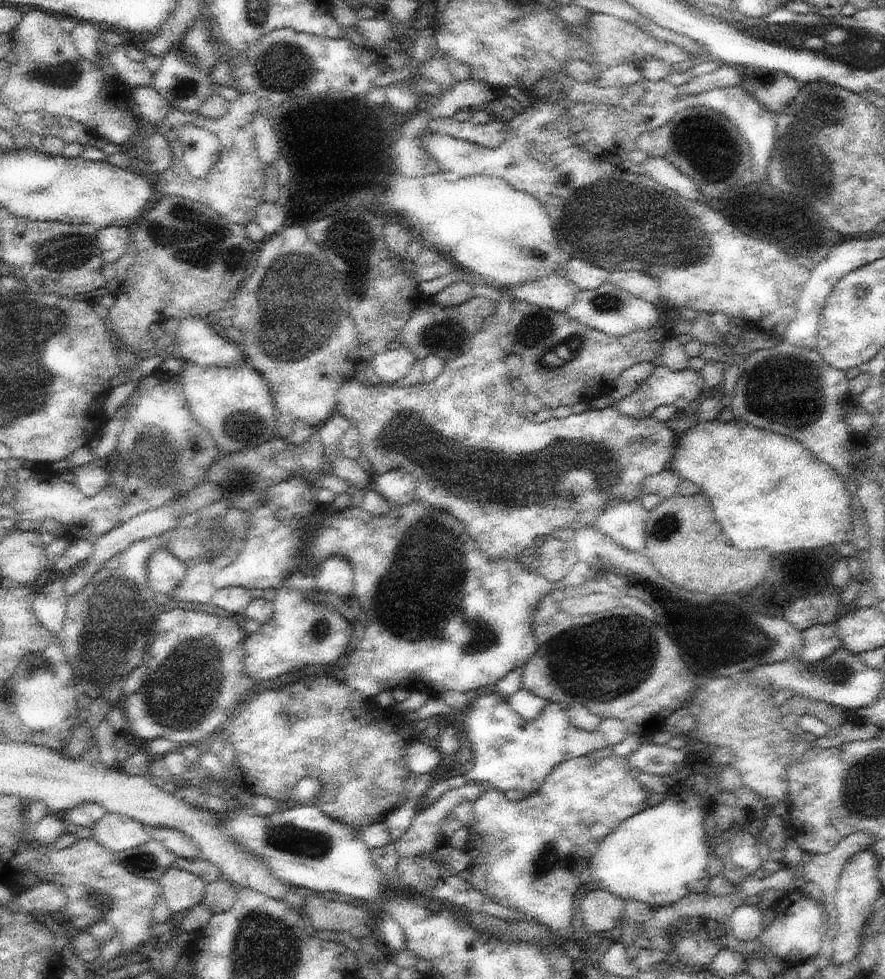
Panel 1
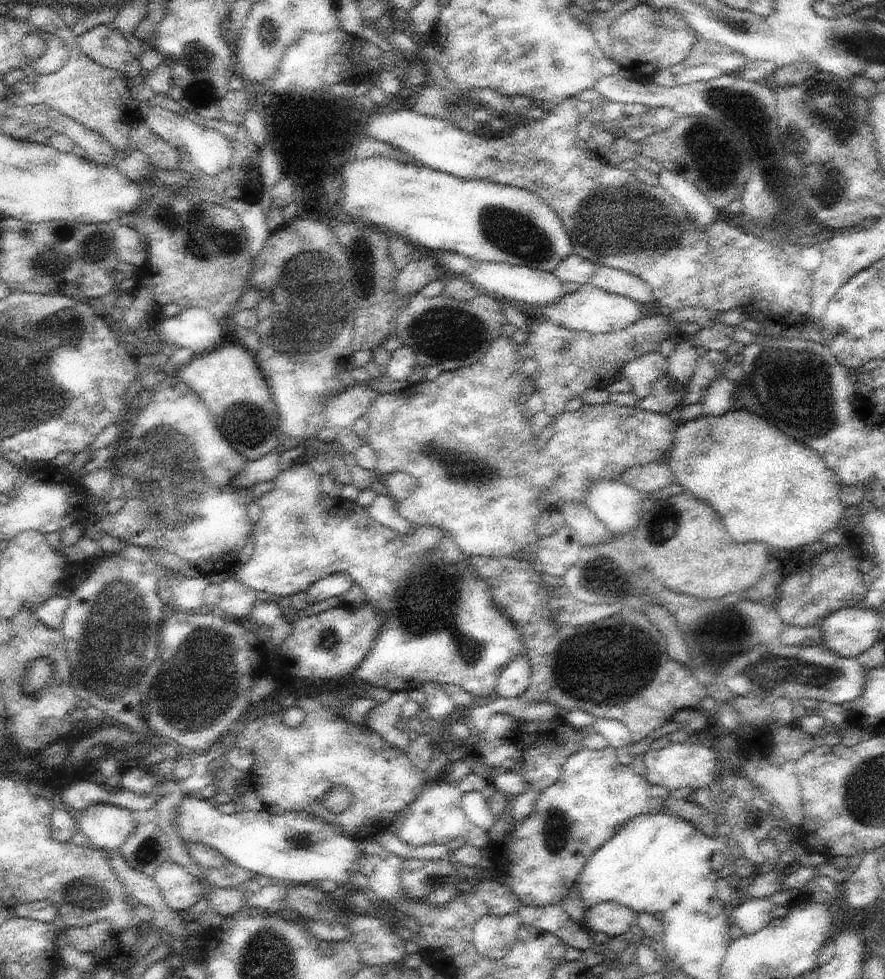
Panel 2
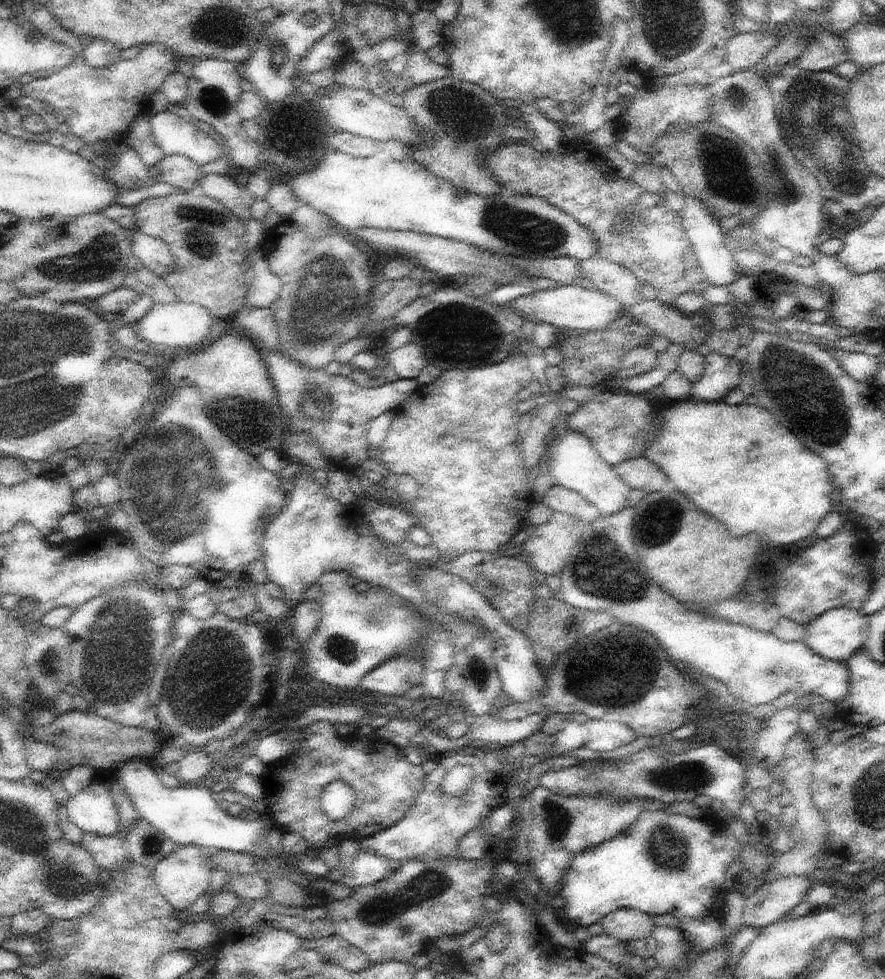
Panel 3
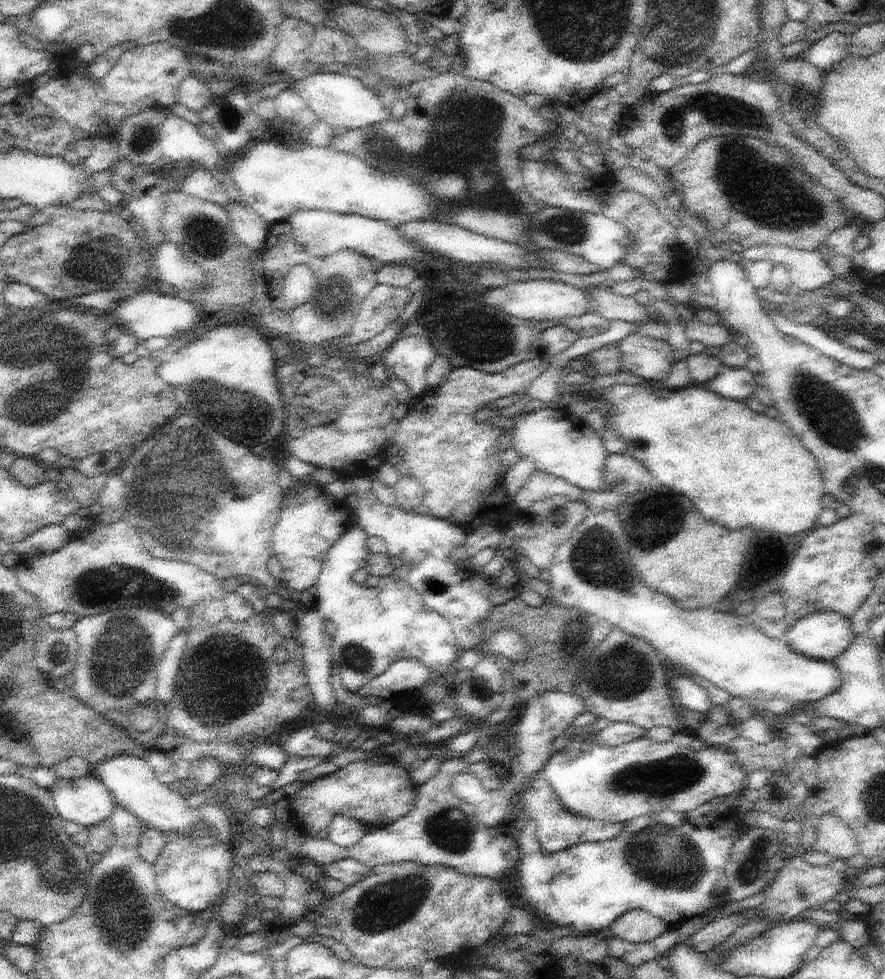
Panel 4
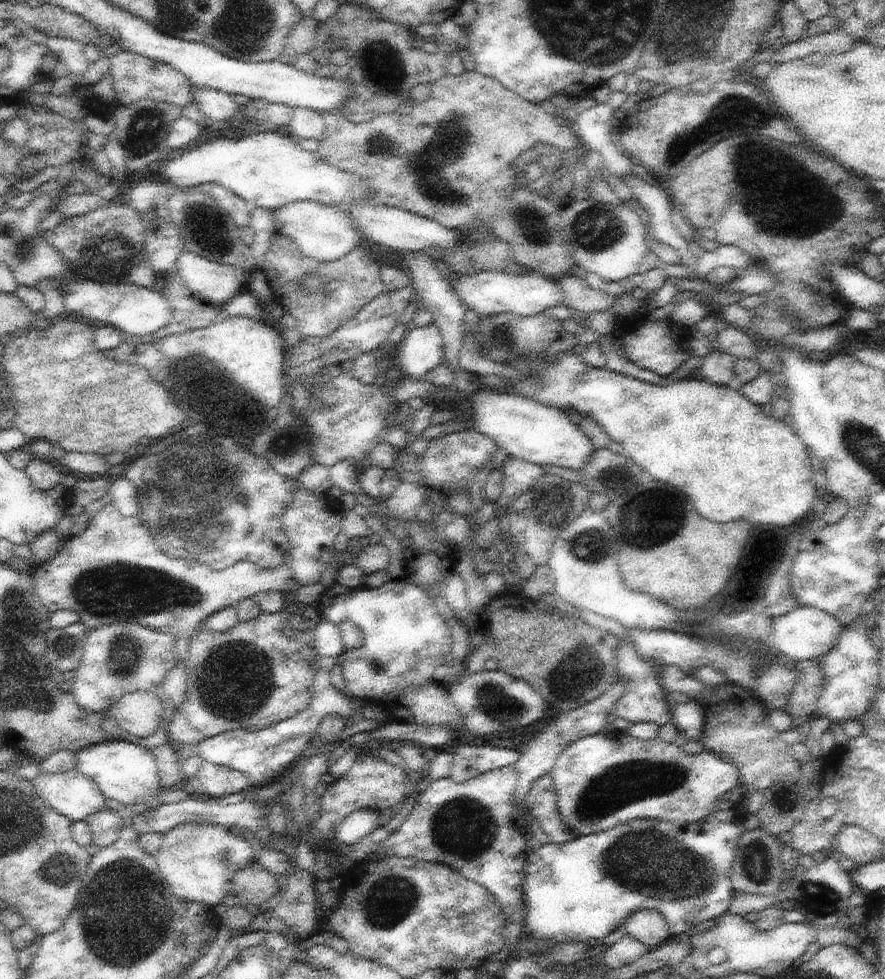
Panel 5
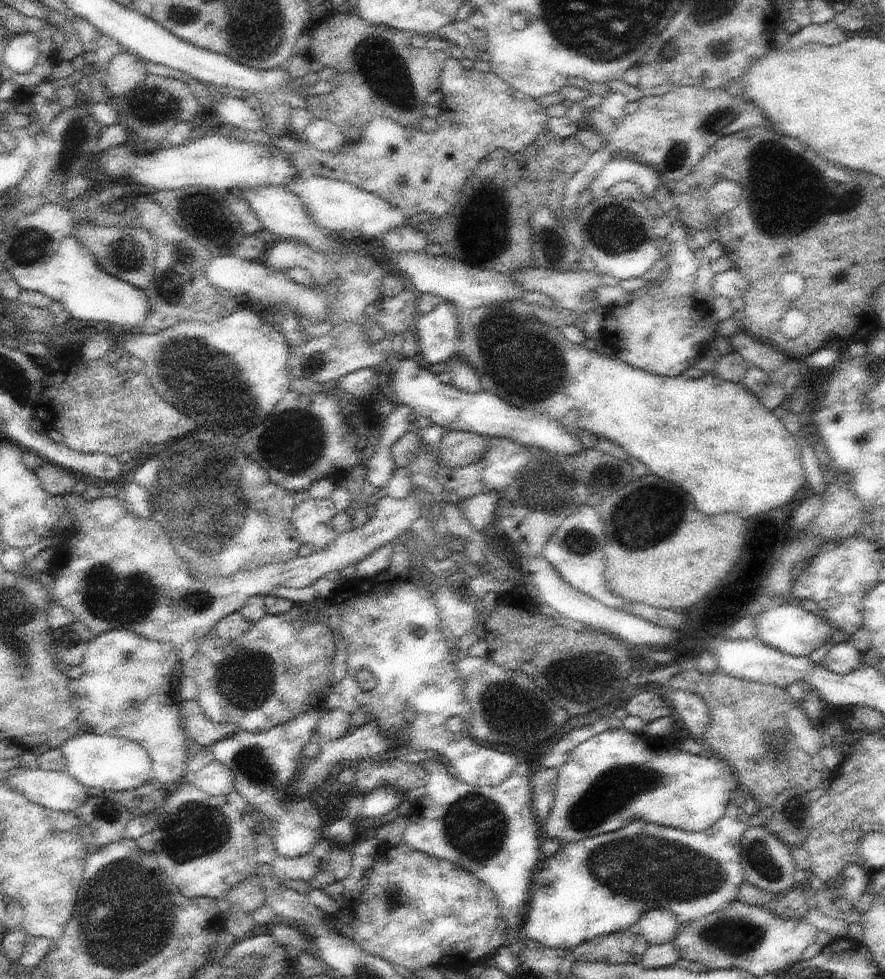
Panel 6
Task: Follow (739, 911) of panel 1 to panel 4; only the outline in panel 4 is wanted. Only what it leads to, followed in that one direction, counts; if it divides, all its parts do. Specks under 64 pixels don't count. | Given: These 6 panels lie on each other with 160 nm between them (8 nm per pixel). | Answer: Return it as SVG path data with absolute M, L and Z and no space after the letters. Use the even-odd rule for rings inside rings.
M792 857L779 872L778 877L768 886L764 903L754 909L766 912L767 919L788 922L798 918L808 908L818 910L830 900L834 900L846 888L846 872L837 872L831 864L811 865L802 857Z

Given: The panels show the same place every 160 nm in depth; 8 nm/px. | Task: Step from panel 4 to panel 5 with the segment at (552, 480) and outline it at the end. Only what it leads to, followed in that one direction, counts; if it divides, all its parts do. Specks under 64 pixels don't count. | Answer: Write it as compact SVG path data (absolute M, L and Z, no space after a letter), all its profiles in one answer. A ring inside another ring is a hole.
M508 456L501 465L503 471L502 505L512 504L521 494L534 488L542 476L542 465Z

